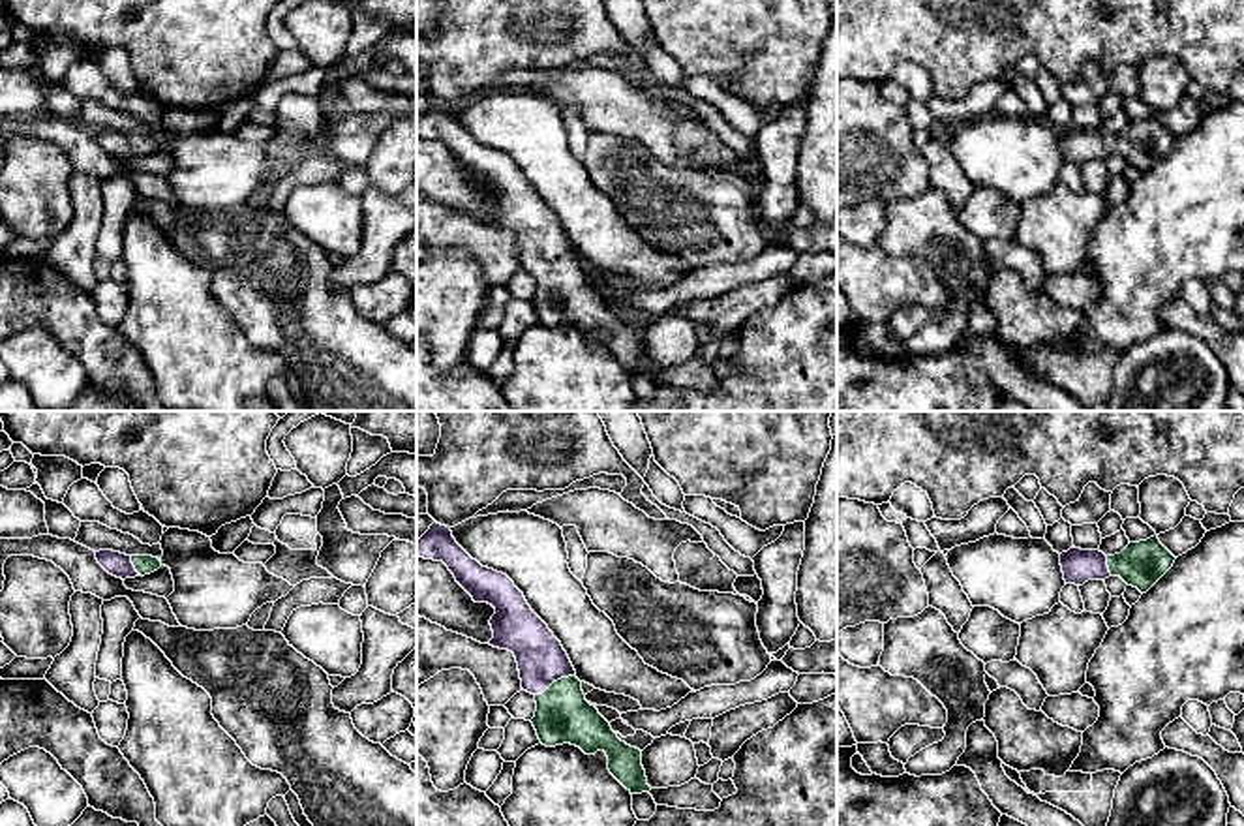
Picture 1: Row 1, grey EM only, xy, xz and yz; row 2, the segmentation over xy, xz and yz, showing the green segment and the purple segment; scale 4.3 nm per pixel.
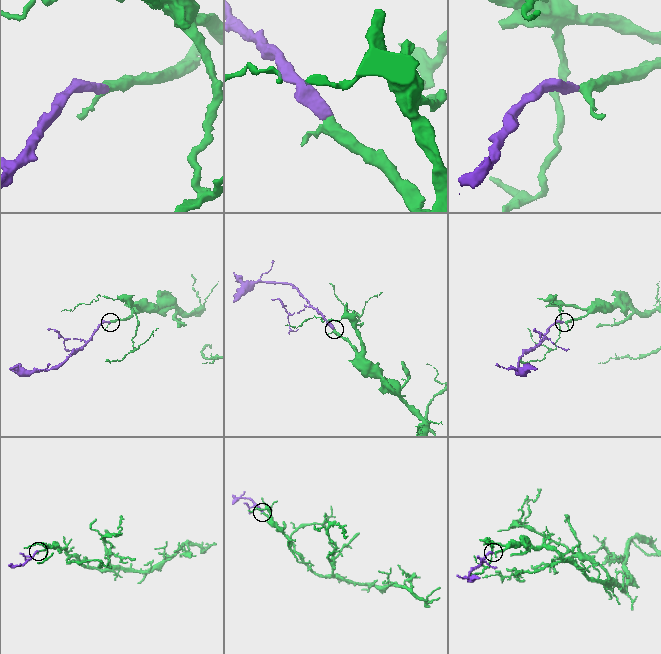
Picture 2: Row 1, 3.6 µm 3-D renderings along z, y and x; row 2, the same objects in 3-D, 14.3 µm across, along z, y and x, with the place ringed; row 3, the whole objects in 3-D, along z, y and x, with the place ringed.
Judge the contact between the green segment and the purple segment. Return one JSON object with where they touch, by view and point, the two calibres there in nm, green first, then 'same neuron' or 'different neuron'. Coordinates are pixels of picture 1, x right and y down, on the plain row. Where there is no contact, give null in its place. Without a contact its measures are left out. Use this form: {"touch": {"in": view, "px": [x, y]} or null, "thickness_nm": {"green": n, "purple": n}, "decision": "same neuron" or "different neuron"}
{"touch": {"in": "xz", "px": [554, 261]}, "thickness_nm": {"green": 240, "purple": 220}, "decision": "same neuron"}

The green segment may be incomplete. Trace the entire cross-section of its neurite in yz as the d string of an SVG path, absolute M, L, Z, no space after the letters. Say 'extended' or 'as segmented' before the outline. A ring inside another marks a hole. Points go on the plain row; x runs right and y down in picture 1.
extended | M1158 115L1130 122L1115 135L1075 126L1060 133L1066 163L1083 165L1088 160L1120 156L1141 173L1146 173L1173 146L1175 139L1176 137L1160 122Z

